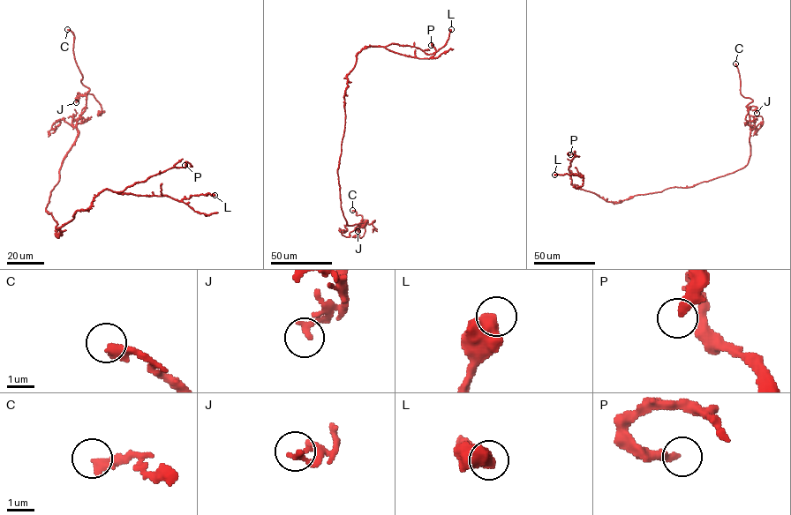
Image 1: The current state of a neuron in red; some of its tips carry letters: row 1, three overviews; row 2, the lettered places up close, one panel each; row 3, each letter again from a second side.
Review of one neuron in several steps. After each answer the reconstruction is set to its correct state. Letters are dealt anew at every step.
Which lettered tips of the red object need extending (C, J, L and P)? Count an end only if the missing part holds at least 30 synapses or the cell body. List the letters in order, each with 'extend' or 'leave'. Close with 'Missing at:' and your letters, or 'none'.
C: extend
J: leave
L: leave
P: leave
Missing at: C

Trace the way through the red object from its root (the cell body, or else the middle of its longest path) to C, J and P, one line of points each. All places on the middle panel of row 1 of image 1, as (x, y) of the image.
C: (342, 137), (337, 170), (341, 209), (348, 225), (365, 221), (365, 227), (362, 216), (352, 210)
J: (342, 137), (337, 170), (341, 207), (348, 225), (361, 225), (365, 222), (357, 231)
P: (342, 137), (347, 75), (357, 55), (366, 47), (392, 43), (432, 54), (436, 48), (431, 45)

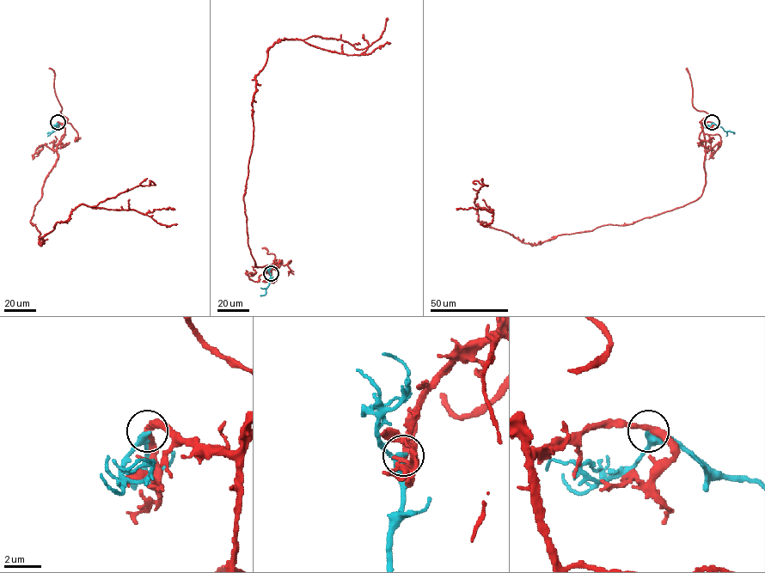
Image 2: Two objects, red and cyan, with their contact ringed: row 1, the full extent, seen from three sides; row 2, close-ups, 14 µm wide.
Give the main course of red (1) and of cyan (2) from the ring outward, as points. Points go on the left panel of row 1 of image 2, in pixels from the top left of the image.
1: (57, 122), (64, 125), (58, 160), (30, 220), (40, 244), (82, 204), (146, 213), (174, 209)
2: (57, 122), (56, 130), (47, 134)

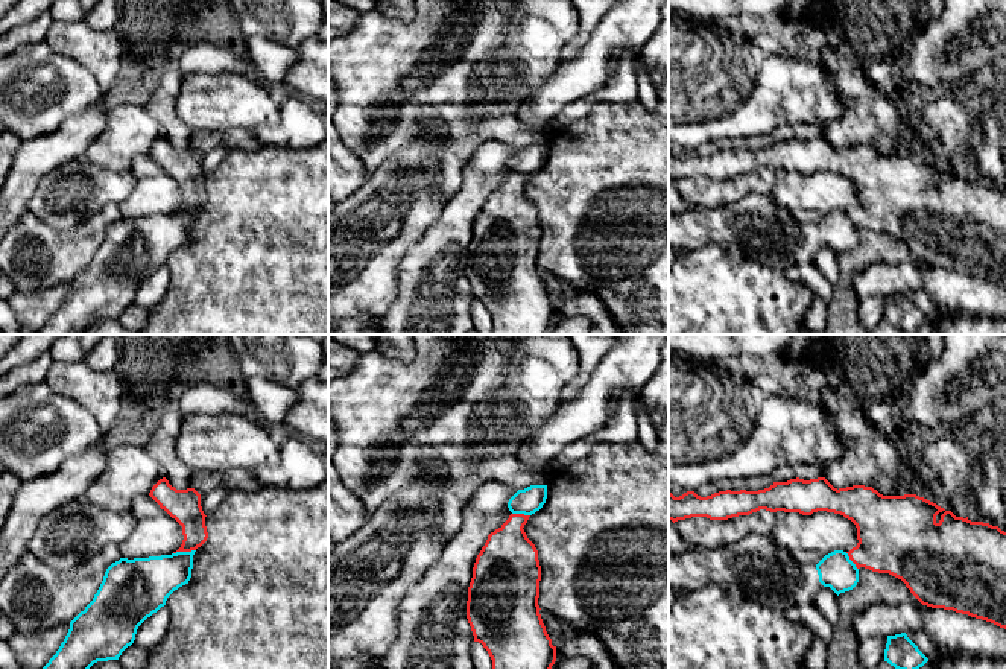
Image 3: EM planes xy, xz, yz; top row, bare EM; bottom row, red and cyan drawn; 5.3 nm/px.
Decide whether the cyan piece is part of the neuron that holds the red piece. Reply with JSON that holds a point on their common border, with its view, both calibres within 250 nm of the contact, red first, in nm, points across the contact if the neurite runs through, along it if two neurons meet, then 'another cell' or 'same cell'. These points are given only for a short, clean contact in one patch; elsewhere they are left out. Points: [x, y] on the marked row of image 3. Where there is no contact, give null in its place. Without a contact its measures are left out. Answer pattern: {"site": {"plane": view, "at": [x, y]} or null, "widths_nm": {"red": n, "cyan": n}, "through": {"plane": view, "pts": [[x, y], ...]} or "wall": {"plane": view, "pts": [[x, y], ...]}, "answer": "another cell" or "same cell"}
{"site": {"plane": "xy", "at": [184, 551]}, "widths_nm": {"red": 180, "cyan": 260}, "answer": "another cell"}

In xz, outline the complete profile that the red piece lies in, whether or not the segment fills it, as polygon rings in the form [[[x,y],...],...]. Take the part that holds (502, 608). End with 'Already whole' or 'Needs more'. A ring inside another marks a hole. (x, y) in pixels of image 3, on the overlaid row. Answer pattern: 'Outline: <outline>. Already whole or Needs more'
Outline: [[[511,514],[488,535],[473,567],[467,619],[474,642],[488,651],[492,669],[552,669],[556,661],[556,646],[552,645],[538,605],[541,581],[538,550],[523,529],[529,517]]]. Already whole

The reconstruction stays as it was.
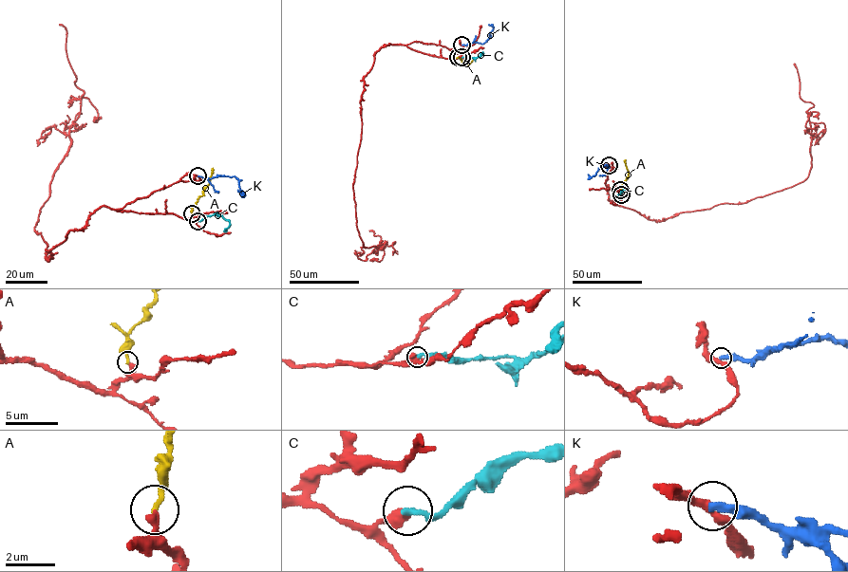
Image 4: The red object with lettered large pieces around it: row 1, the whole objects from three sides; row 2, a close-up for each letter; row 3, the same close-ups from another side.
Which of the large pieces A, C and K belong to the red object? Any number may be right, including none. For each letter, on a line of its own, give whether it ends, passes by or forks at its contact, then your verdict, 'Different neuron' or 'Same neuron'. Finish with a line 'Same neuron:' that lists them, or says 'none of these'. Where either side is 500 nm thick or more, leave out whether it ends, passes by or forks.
A: It ends there. Same neuron
C: Different neuron
K: It ends there. Different neuron
Same neuron: A

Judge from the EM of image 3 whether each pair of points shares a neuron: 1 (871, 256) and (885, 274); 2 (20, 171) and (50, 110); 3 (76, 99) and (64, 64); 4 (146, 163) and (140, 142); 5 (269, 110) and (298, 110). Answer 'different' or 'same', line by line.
1: different
2: different
3: same
4: different
5: different

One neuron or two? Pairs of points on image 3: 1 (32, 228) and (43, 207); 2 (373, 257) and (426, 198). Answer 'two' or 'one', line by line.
1: two
2: one

